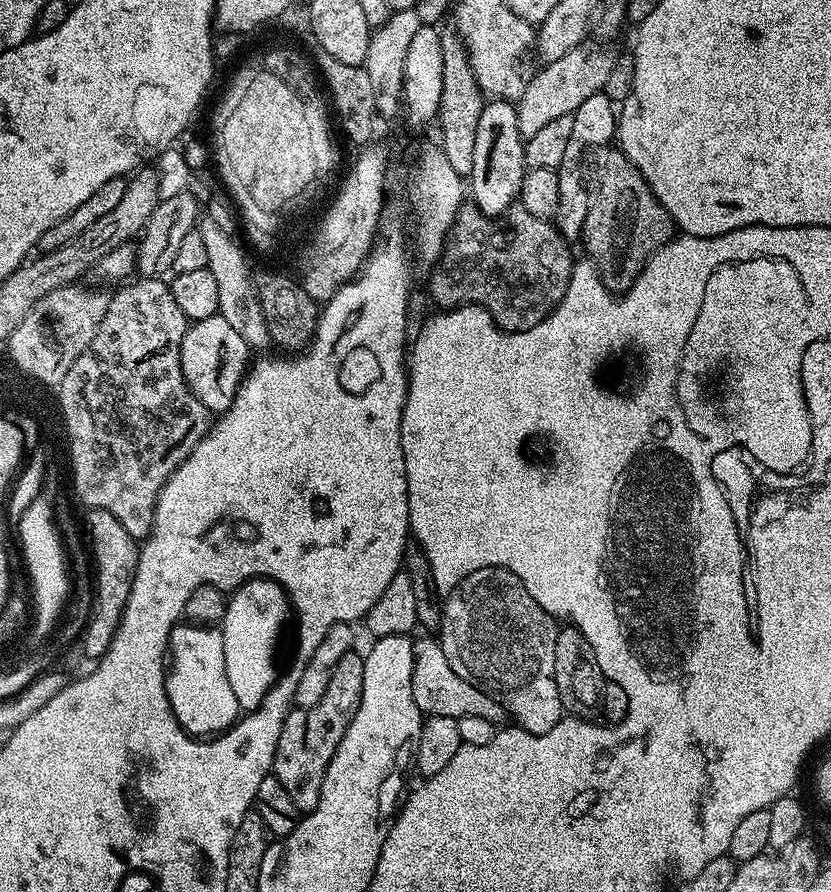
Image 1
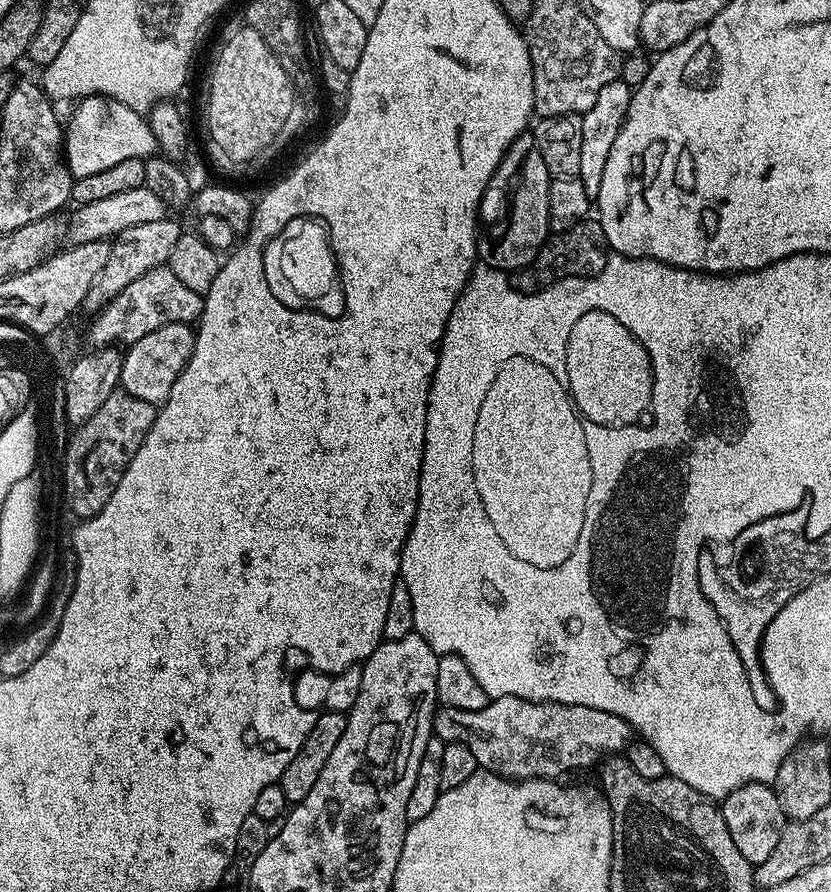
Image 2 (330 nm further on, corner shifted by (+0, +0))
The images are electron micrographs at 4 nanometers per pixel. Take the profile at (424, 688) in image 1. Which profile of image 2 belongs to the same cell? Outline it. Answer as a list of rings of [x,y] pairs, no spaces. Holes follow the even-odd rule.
[[[513,696],[495,697],[482,710],[437,707],[432,717],[432,731],[445,744],[465,744],[483,771],[514,781],[564,778],[575,768],[599,765],[601,760],[623,753],[634,736],[634,730],[625,720],[618,718],[618,714],[606,714],[606,710],[598,710],[591,704],[551,704]]]

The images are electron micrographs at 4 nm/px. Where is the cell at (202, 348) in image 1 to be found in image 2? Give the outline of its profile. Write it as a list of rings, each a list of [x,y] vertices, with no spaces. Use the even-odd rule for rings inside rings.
[[[167,324],[158,326],[158,330],[153,330],[151,334],[146,334],[146,338],[138,338],[138,342],[127,345],[122,362],[122,374],[120,375],[120,388],[129,392],[134,398],[142,398],[142,402],[150,402],[157,406],[162,406],[170,398],[170,392],[174,390],[174,382],[178,382],[178,374],[194,354],[194,342],[196,334],[192,324]]]

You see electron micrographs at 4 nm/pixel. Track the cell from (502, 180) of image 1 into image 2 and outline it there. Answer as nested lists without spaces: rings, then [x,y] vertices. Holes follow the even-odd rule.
[[[532,134],[519,136],[506,150],[498,170],[490,178],[490,182],[484,191],[484,197],[480,203],[479,219],[488,227],[488,249],[483,249],[483,263],[491,268],[497,268],[500,272],[515,274],[522,268],[529,268],[538,258],[542,246],[547,242],[550,229],[550,186],[553,177],[548,175],[546,162],[542,162],[542,154],[536,145],[536,137]]]

